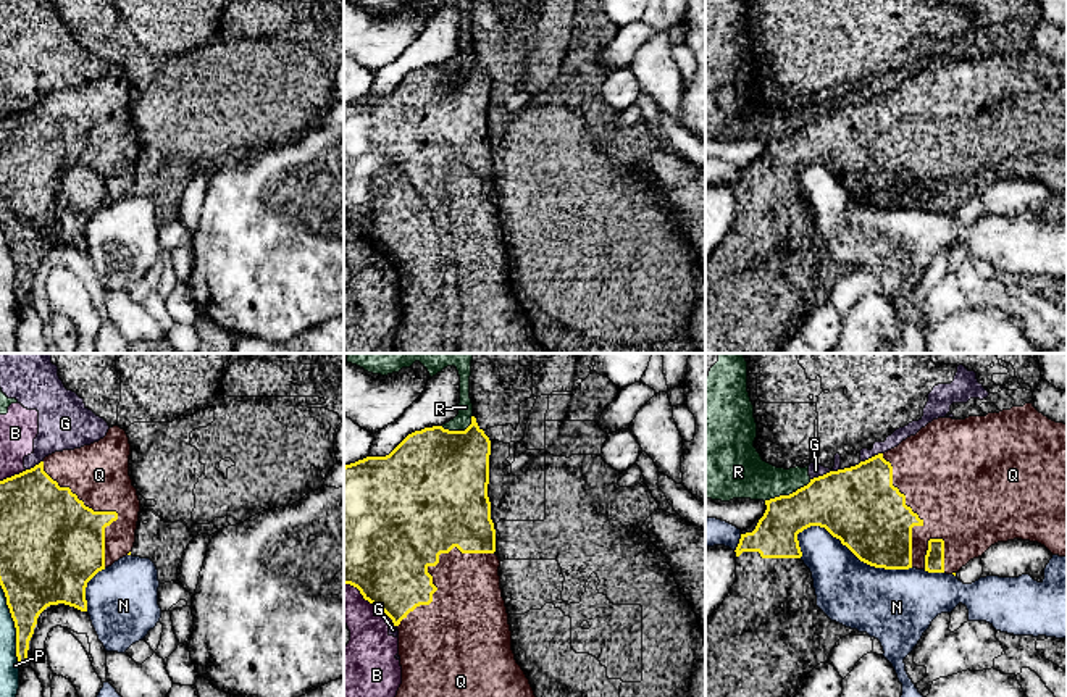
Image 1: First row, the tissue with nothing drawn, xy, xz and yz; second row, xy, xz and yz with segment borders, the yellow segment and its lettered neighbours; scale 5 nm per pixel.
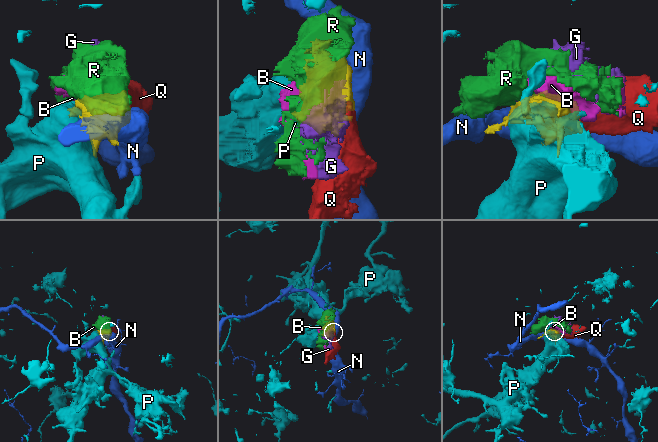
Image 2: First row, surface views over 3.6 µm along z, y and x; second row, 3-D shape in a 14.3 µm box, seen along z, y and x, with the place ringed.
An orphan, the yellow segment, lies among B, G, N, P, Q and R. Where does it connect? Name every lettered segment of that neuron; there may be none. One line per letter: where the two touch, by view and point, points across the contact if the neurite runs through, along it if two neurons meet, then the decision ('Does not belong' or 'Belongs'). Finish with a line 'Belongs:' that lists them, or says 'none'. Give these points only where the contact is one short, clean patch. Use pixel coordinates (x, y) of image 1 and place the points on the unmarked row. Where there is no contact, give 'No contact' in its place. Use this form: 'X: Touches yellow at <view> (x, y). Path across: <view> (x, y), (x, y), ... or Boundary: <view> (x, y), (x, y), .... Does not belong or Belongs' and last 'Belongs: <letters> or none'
B: Touches yellow at xy (15, 113). Does not belong
G: Touches yellow at yz (827, 112). Does not belong
N: Touches yellow at yz (854, 192). Does not belong
P: Touches yellow at xy (15, 263). Does not belong
Q: Touches yellow at xy (104, 150). Belongs
R: Touches yellow at yz (786, 134). Does not belong
Belongs: Q

